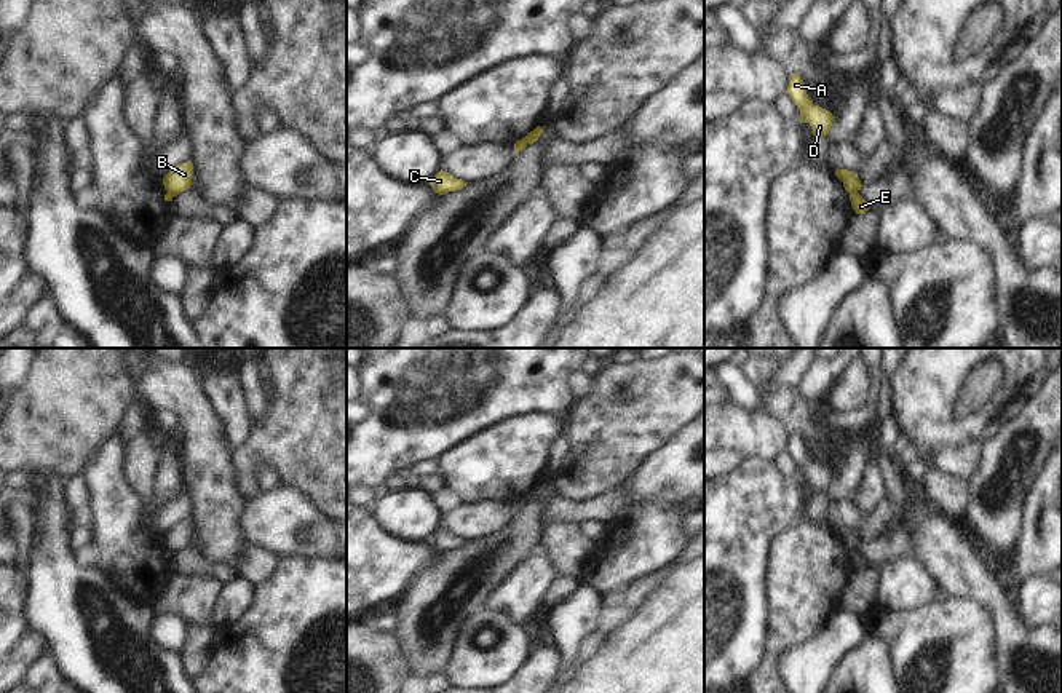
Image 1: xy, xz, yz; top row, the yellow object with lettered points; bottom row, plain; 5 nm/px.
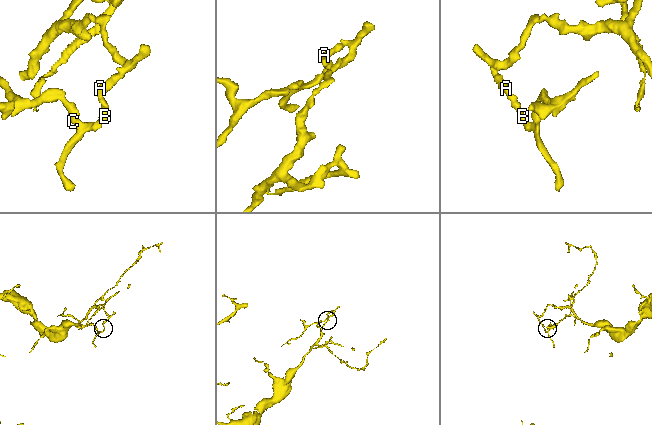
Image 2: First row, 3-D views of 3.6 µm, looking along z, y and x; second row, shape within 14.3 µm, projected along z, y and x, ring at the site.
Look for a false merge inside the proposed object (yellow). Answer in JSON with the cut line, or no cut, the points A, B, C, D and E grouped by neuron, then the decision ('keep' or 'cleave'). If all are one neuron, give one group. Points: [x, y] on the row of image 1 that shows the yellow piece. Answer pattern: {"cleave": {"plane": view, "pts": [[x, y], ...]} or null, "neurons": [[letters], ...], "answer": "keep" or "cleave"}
{"cleave": {"plane": "yz", "pts": [[856, 190], [850, 194]]}, "neurons": [["A", "B", "D"], ["C", "E"]], "answer": "cleave"}

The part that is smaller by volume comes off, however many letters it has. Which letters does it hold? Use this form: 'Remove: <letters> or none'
Remove: C, E

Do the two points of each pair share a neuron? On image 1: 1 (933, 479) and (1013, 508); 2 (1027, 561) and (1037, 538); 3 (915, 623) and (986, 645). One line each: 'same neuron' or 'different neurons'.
1: different neurons
2: same neuron
3: same neuron

